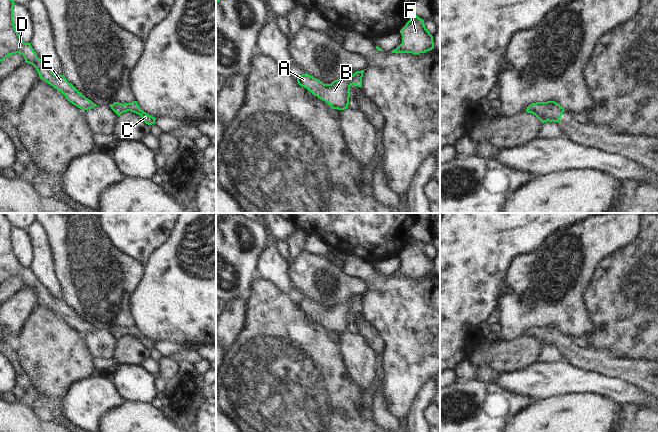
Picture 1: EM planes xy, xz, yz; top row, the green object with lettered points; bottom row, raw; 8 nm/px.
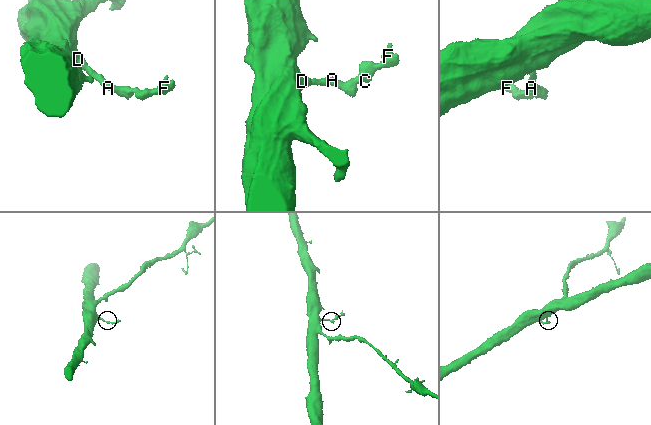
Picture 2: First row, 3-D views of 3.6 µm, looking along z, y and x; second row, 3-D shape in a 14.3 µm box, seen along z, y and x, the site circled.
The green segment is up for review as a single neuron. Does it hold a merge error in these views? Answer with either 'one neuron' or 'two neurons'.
one neuron

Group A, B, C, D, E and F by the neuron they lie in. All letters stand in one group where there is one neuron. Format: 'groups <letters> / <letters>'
groups A B C D E F

